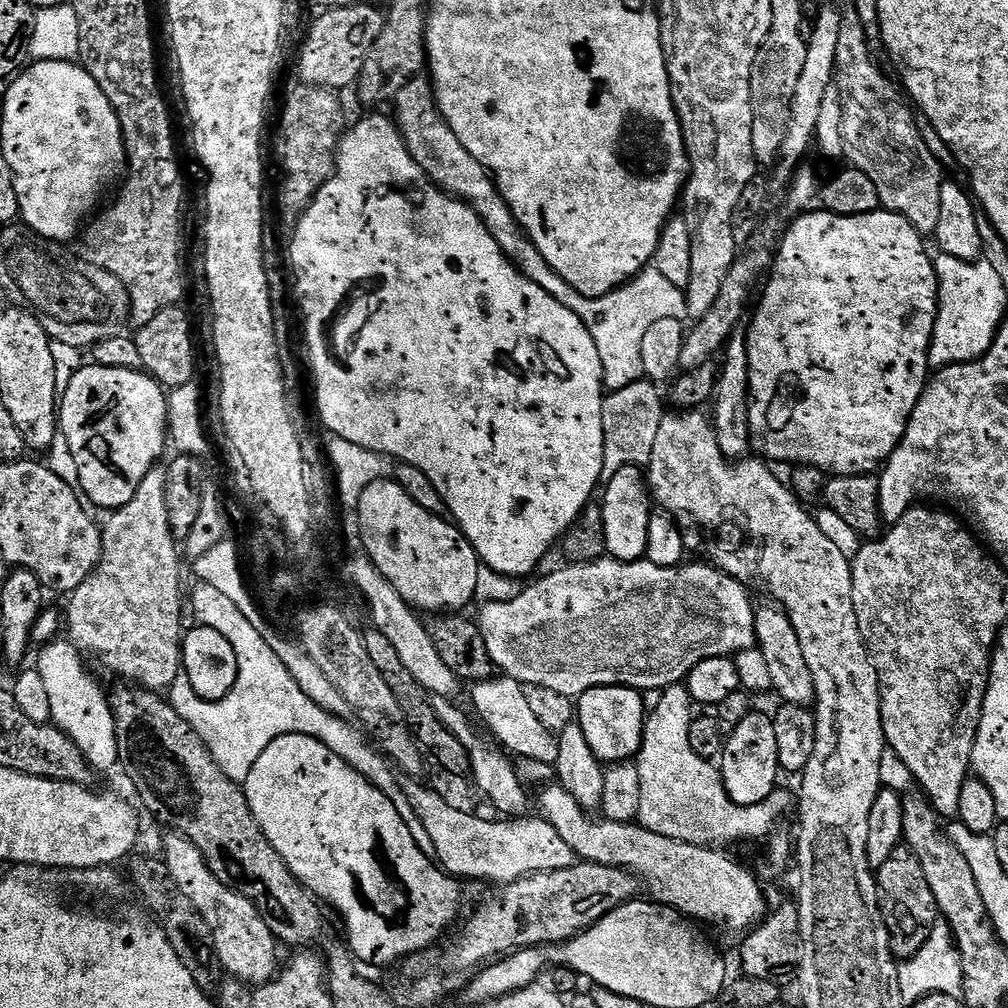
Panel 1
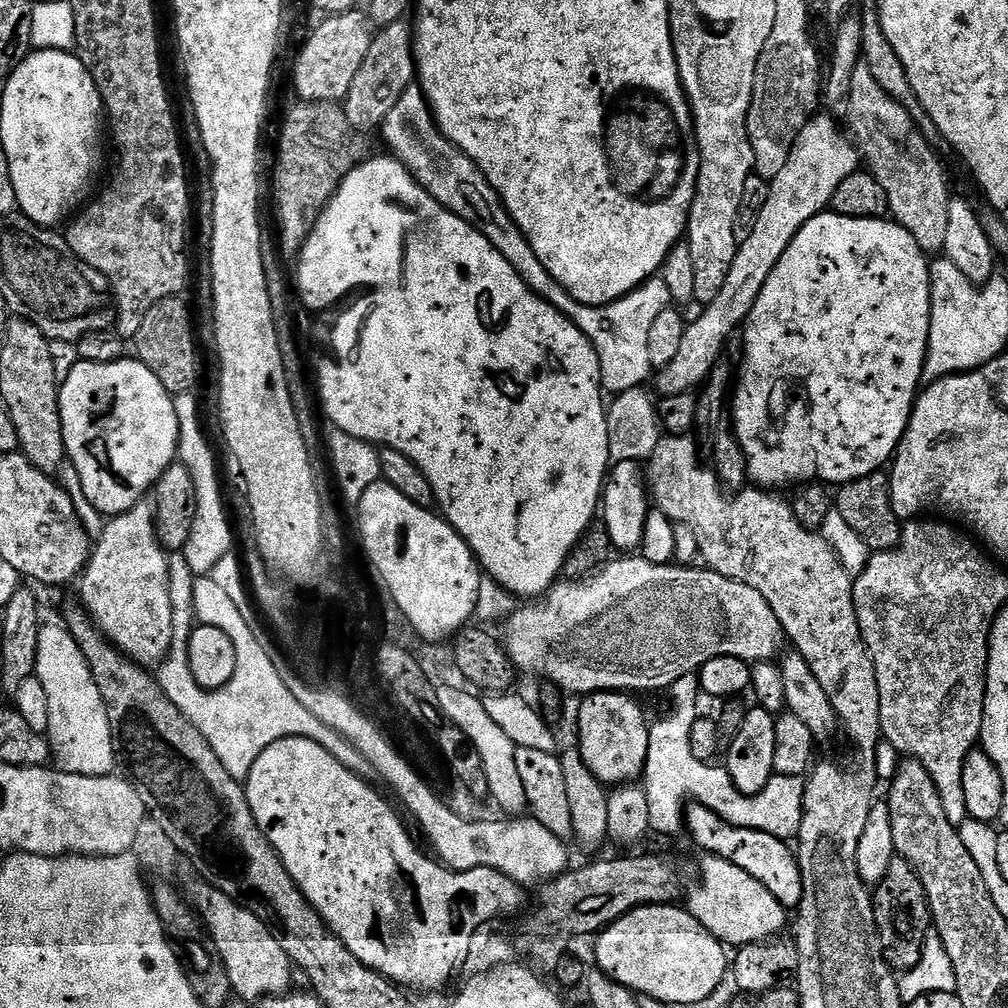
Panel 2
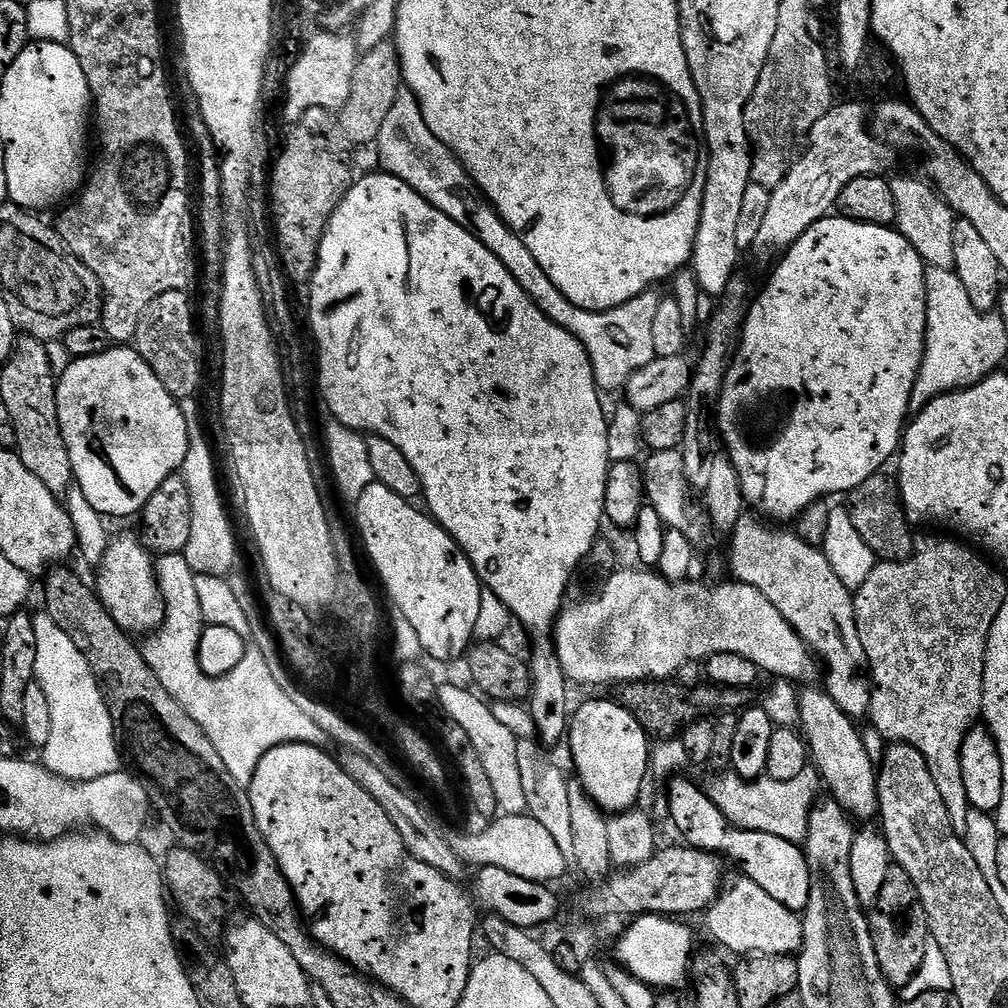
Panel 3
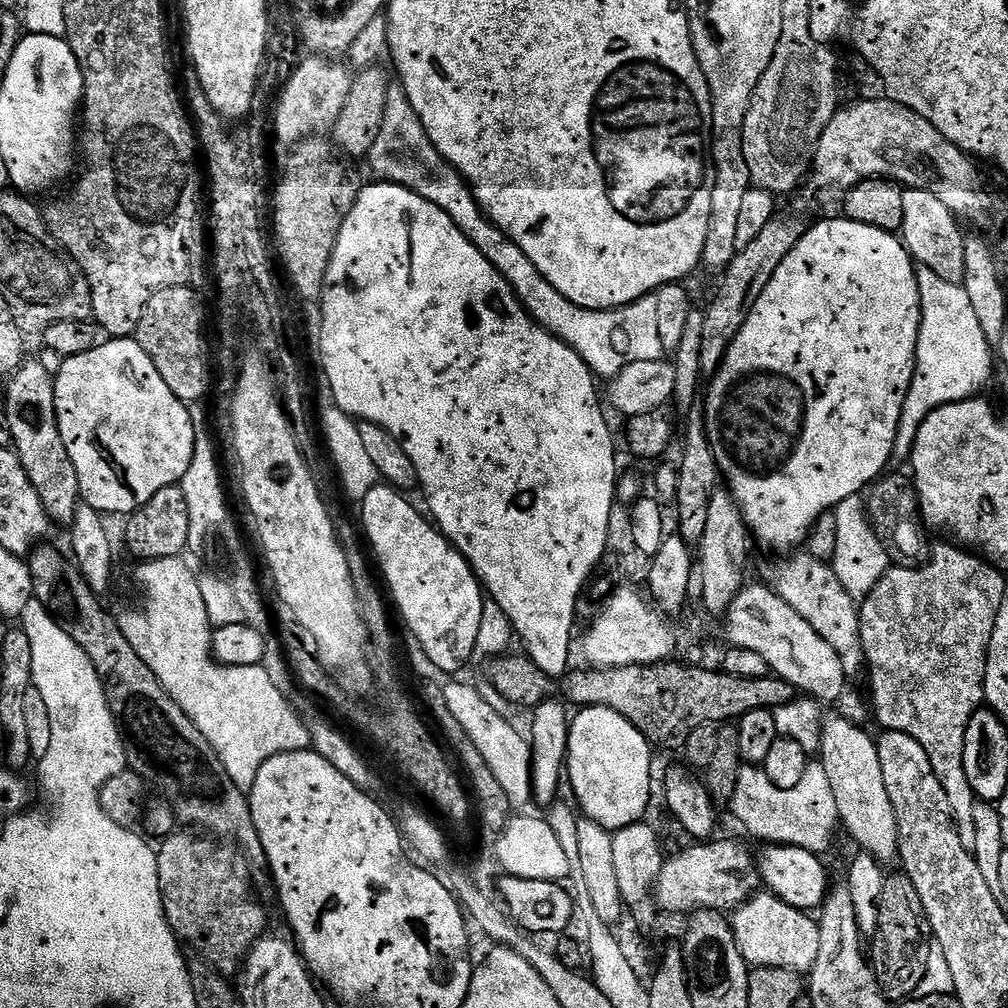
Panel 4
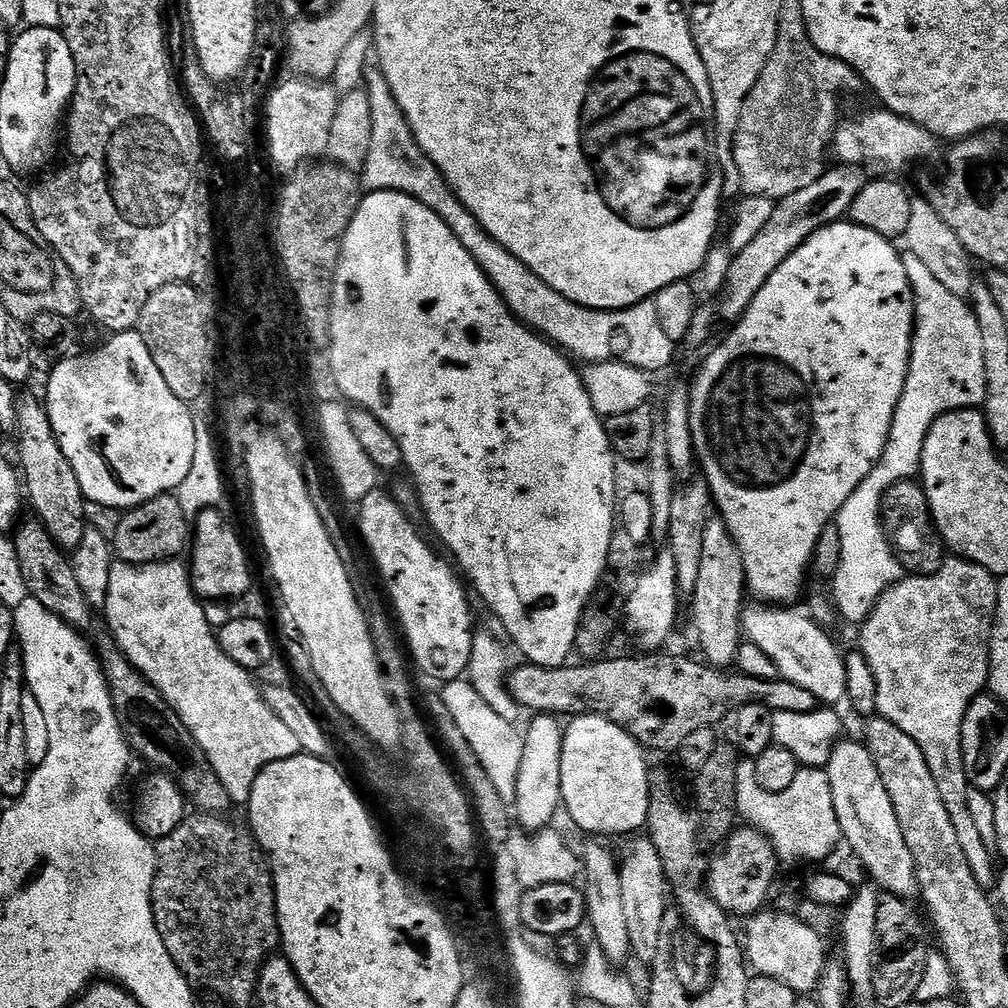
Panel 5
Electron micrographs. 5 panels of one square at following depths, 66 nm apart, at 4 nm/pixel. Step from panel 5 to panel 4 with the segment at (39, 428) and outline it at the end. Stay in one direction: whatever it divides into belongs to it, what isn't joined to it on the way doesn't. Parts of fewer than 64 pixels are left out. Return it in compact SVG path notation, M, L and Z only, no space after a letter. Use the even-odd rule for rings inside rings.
M28 358L5 384L4 411L10 422L16 456L27 470L34 490L38 490L38 498L42 498L42 506L49 521L53 525L71 525L82 497L78 486L78 470L74 470L74 462L70 462L70 454L66 454L66 442L62 442L62 434L58 430L53 392L55 379L37 358Z

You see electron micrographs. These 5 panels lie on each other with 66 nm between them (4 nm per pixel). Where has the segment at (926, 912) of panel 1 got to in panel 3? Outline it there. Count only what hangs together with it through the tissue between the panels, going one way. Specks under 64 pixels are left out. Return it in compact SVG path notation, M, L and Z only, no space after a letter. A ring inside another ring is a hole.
M897 866L886 870L886 882L882 885L882 894L878 894L878 902L871 909L870 923L882 974L893 989L905 988L910 978L918 974L918 966L922 966L922 958L926 958L926 946L930 942L926 910L915 889L914 880L906 874L906 870Z

